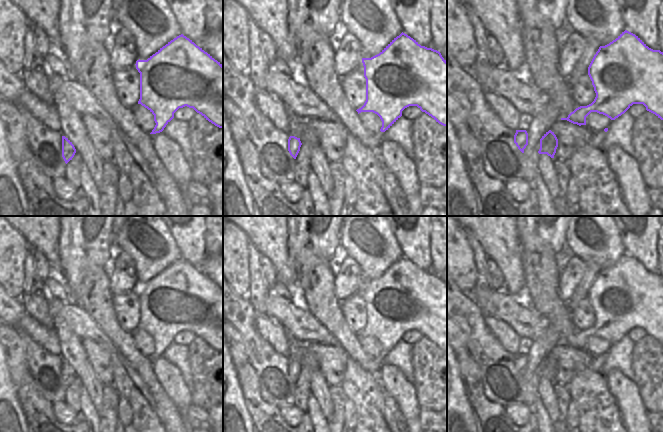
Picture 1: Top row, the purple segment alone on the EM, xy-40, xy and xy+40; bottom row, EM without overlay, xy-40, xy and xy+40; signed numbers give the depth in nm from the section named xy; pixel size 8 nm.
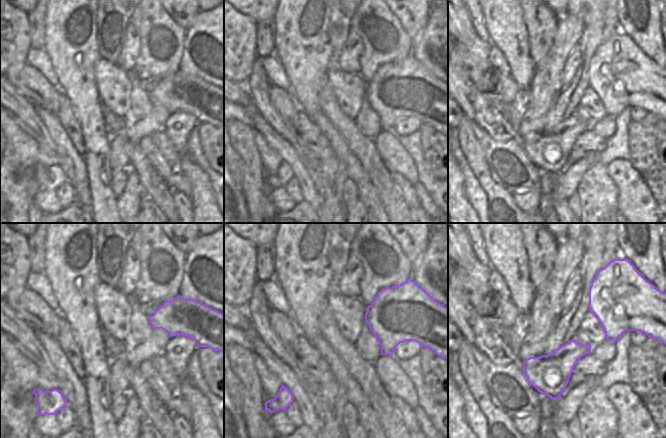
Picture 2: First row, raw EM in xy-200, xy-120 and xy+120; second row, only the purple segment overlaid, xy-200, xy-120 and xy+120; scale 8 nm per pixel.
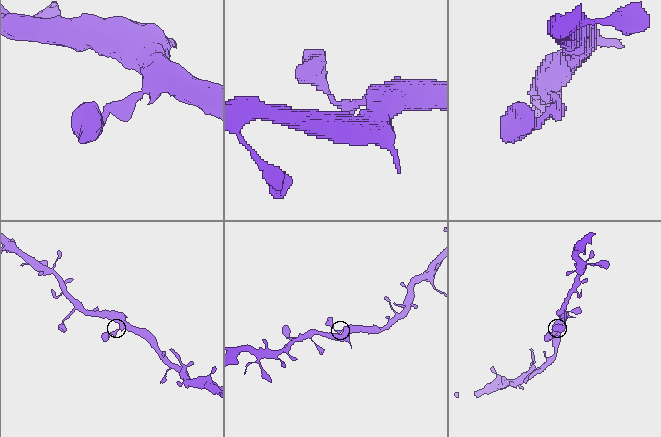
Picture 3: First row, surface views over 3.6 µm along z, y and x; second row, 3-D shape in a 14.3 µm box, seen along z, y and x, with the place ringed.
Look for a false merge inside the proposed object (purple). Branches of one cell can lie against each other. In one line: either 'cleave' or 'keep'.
keep

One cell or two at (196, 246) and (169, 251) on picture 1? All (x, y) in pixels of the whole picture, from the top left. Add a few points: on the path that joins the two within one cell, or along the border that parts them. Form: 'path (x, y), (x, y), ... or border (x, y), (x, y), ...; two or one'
border (168, 229), (182, 257); two

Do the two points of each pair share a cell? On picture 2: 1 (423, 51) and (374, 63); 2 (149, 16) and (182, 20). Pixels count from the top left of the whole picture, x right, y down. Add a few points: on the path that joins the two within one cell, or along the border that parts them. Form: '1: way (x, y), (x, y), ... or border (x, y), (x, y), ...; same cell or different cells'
1: border (410, 39), (411, 54); different cells
2: border (164, 10), (185, 30); different cells

